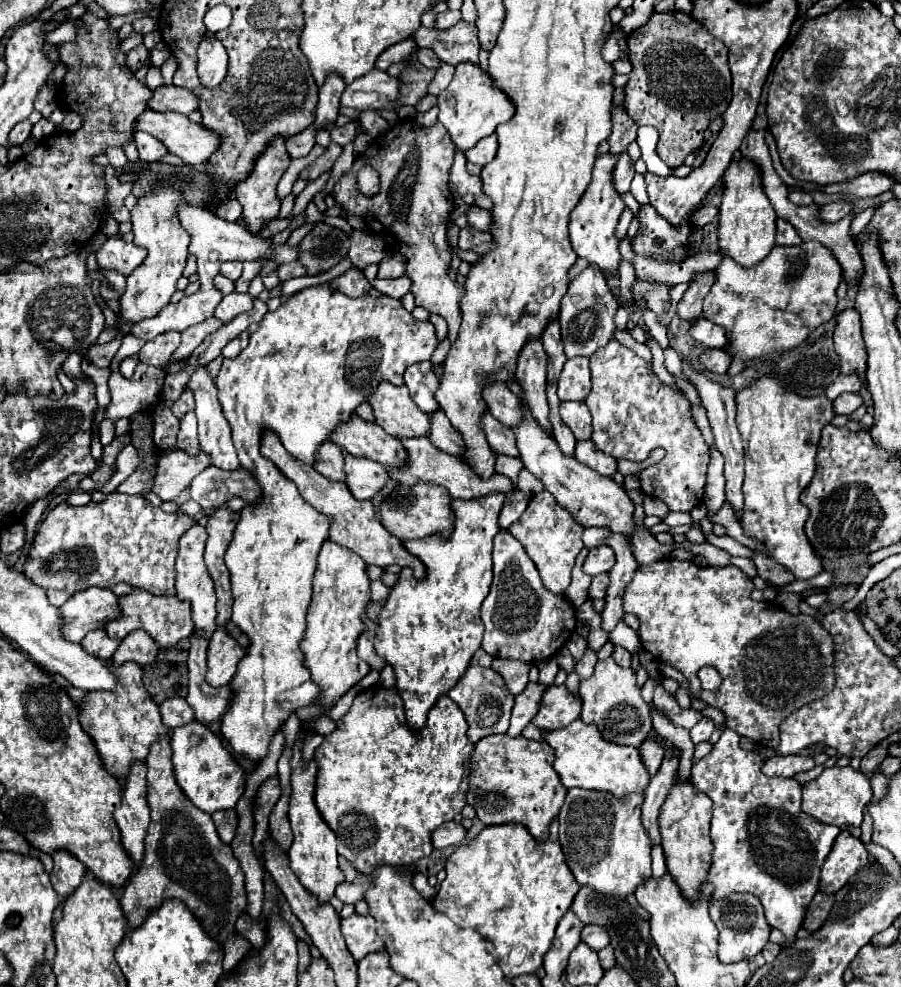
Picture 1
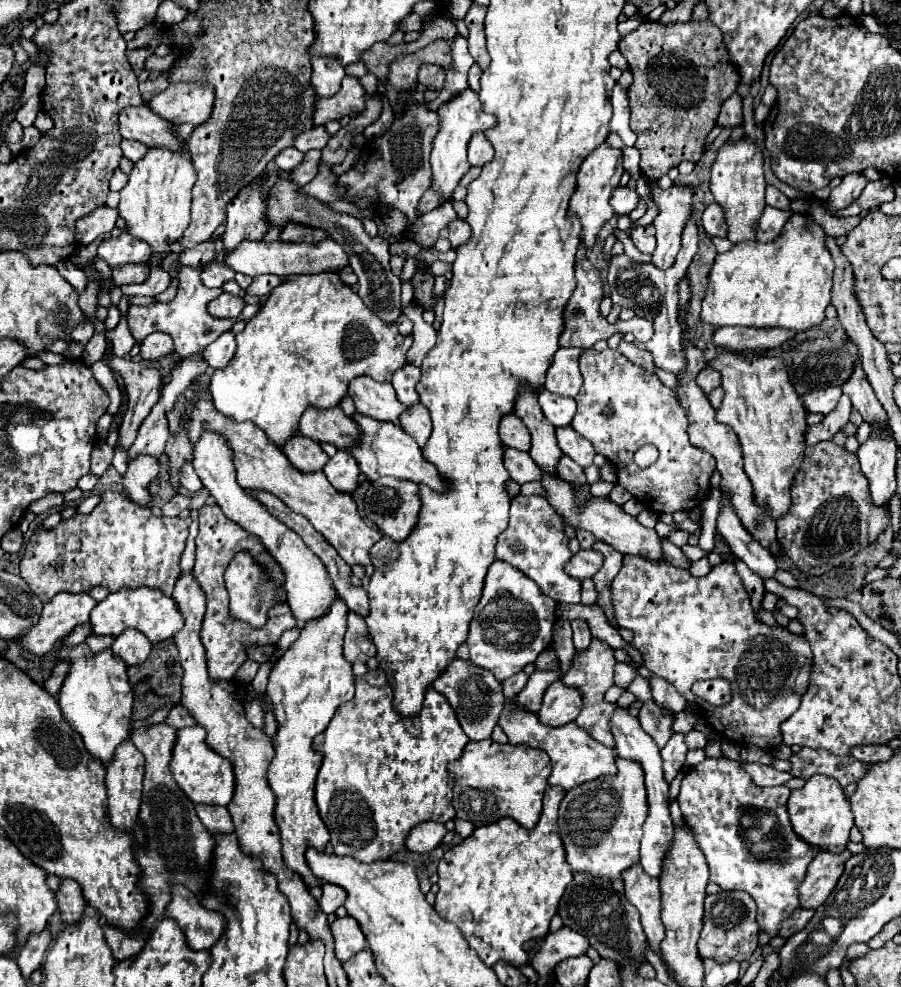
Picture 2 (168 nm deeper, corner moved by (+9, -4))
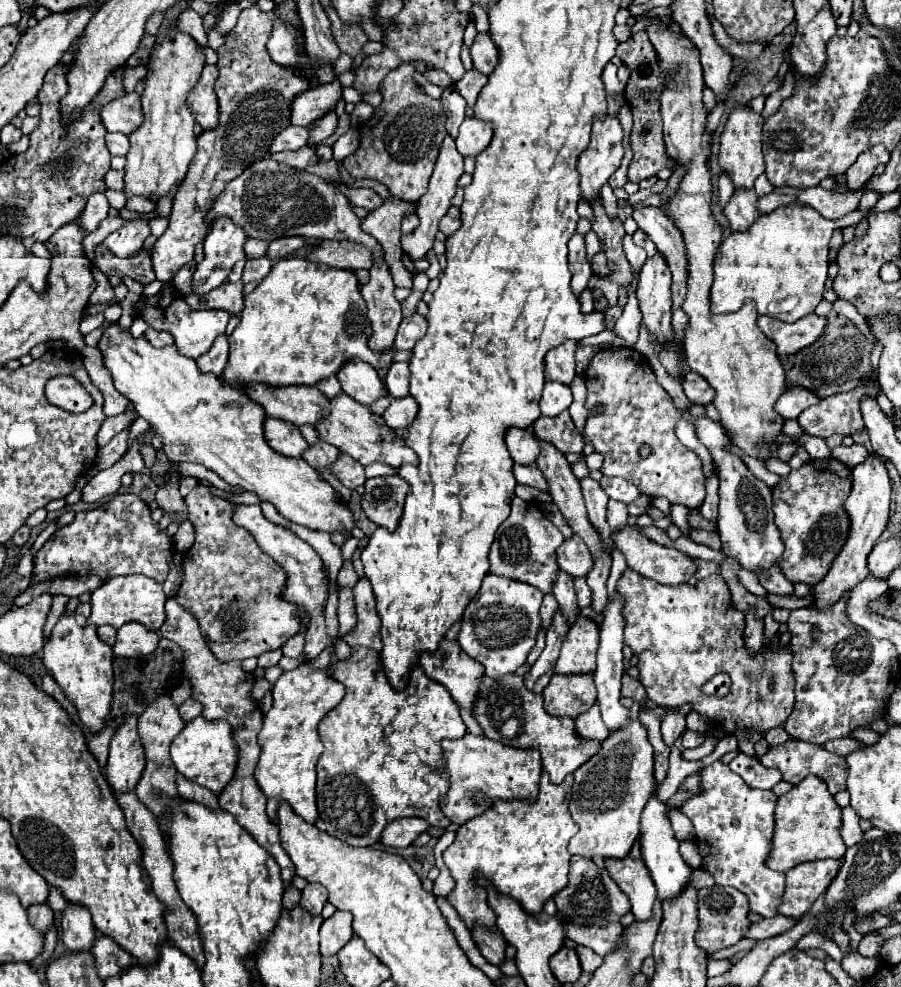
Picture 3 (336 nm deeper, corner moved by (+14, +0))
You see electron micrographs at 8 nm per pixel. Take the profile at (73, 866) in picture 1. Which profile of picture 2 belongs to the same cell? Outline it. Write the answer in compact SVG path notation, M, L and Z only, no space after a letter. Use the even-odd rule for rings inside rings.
M66 878L62 880L60 890L56 892L56 900L58 900L62 920L66 924L80 922L86 904L84 904L84 896L80 892L80 886L74 880L66 880Z

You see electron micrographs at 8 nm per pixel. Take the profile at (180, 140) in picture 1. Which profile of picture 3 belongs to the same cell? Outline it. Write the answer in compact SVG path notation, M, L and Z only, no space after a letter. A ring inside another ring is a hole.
M131 92L117 100L111 100L101 110L101 120L107 128L107 132L121 132L121 134L129 136L145 120L143 108L141 108L141 96L137 92Z

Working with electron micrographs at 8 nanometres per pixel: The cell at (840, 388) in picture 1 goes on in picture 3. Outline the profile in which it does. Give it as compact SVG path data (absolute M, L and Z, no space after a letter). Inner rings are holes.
M791 386L781 394L781 398L775 404L775 410L785 420L789 420L789 418L797 418L805 408L819 404L819 402L821 402L821 398L813 390L803 388L803 386Z

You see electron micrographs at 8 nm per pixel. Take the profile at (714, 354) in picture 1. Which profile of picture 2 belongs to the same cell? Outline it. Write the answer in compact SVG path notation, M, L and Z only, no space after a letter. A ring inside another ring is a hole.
M704 368L700 374L698 374L698 386L706 392L706 394L710 394L714 388L718 388L720 386L720 374L714 370L714 368Z

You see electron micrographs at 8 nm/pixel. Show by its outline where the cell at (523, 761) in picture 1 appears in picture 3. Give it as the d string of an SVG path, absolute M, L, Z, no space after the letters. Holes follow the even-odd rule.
M465 734L459 740L445 740L443 744L447 770L451 774L451 786L445 794L443 812L455 824L465 824L481 816L493 806L493 800L537 800L541 756L537 750L523 750L493 742L487 736Z

